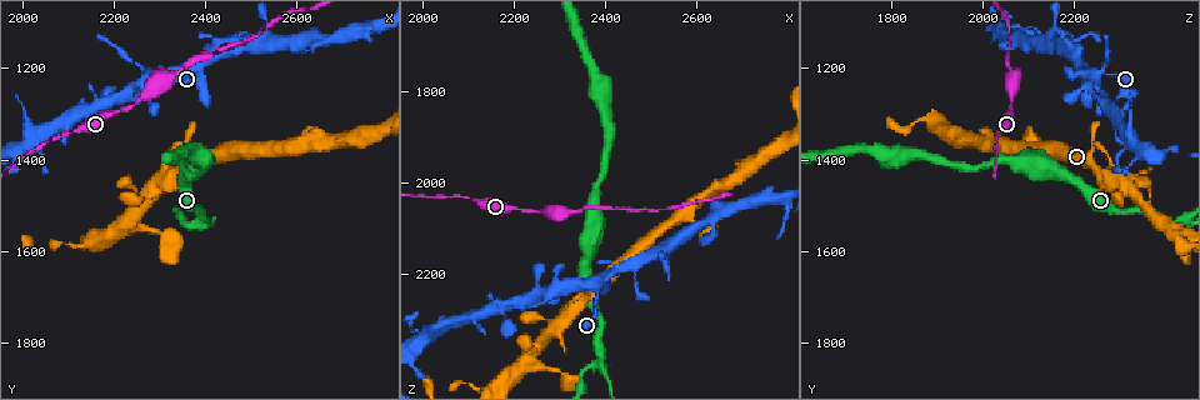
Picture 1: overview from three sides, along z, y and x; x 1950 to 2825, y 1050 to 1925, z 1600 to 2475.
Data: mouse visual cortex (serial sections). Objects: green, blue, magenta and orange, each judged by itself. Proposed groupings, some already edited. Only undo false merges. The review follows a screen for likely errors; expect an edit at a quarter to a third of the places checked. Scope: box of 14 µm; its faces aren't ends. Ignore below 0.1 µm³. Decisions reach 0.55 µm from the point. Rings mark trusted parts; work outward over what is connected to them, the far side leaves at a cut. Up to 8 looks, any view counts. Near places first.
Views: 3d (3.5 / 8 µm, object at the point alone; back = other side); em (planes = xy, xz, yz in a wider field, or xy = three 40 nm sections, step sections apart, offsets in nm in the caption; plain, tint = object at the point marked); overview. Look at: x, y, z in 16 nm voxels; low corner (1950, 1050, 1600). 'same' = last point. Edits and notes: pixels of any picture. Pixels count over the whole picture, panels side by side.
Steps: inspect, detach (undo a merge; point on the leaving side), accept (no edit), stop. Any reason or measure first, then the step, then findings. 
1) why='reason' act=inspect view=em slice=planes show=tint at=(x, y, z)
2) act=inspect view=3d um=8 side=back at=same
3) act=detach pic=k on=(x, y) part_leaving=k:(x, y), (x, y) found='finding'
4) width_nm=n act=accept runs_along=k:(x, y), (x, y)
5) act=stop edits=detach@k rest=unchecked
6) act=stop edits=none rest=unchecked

why='three arms meet' act=inspect view=3d um=3.5 at=(2525, 1145, 2145)

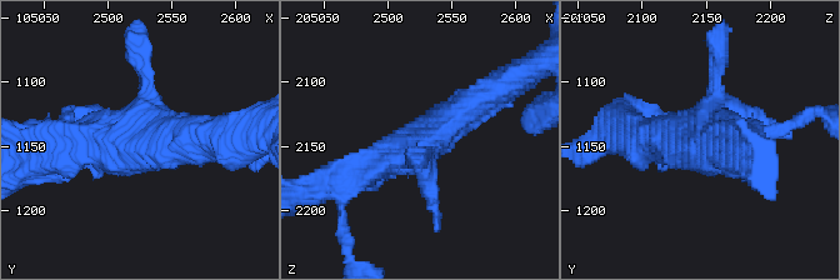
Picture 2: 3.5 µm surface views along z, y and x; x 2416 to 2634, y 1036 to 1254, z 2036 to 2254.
why='shape alone is not enough' act=inspect view=em slice=xy step=1 show=tint at=(2522, 1144, 2150)

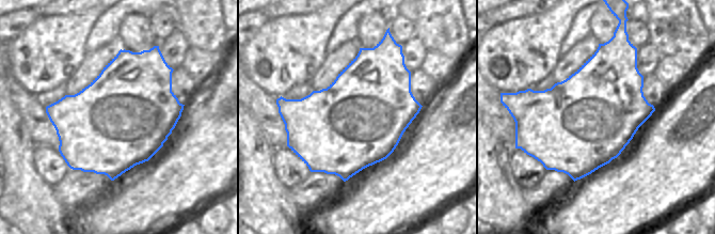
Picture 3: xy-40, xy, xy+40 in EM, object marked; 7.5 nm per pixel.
act=accept runs_along=2:(343, 180), (415, 148), (488, 96) found='all the same cell'

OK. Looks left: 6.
why='three-way junction' act=inspect view=3d um=3.5 at=(2390, 1535, 2405)

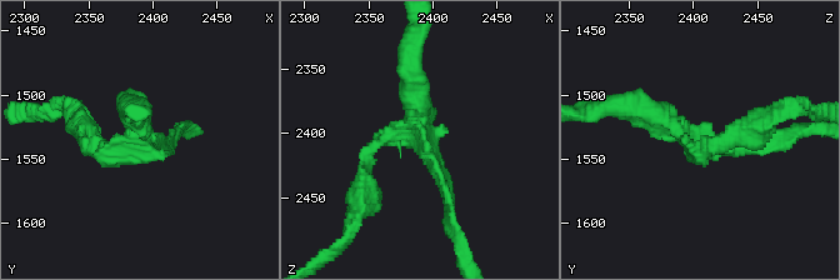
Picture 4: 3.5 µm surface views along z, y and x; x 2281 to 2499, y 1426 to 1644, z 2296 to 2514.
arms=3 arm_widths_nm=150,200,300 why='need the tissue' act=inspect view=em slice=xy step=2 show=tint at=(2386, 1540, 2402)

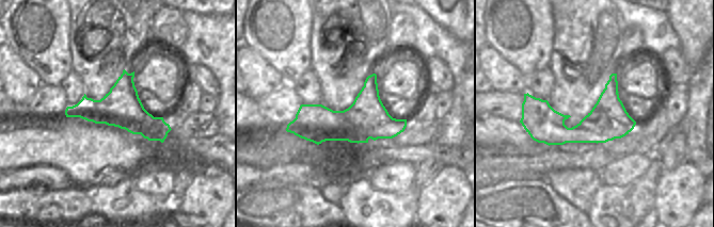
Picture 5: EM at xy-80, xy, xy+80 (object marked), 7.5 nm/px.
act=detach pic=4 on=(700, 158) part_leaving=4:(685, 135), (708, 150), (755, 128) found='two cells meet here'

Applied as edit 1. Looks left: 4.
why='thick turns thin' act=inspect view=3d um=3.5 at=(2095, 1340, 2035)

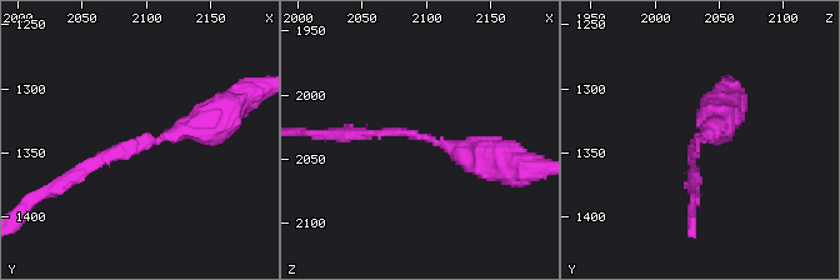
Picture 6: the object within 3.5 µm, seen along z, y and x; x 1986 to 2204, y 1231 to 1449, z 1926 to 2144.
arm_widths_nm=150,400 why='now the EM' act=inspect view=em slice=planes show=tint at=(2098, 1338, 2036)

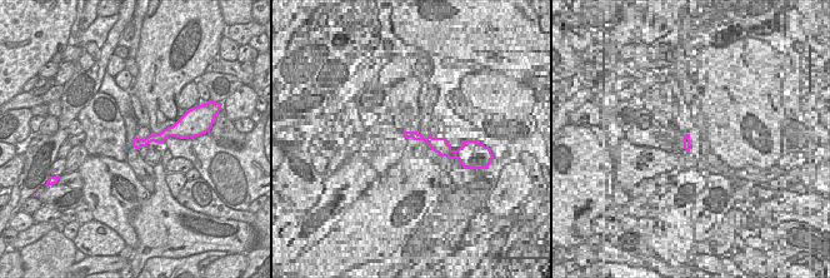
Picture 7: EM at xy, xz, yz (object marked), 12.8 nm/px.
act=accept found='one cell here'

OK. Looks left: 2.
act=stop edits=detach@4 rest=unchecked

